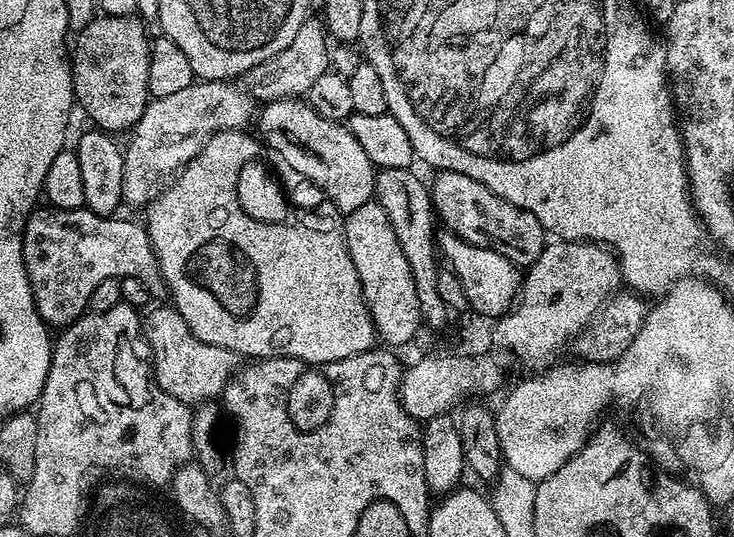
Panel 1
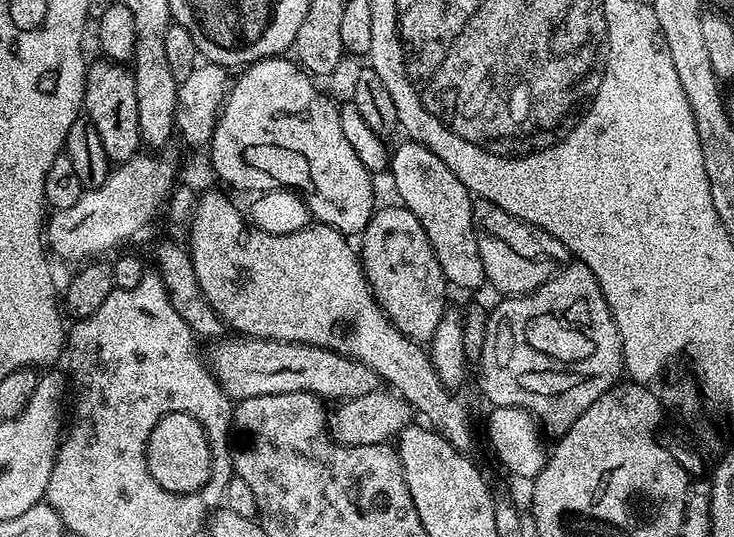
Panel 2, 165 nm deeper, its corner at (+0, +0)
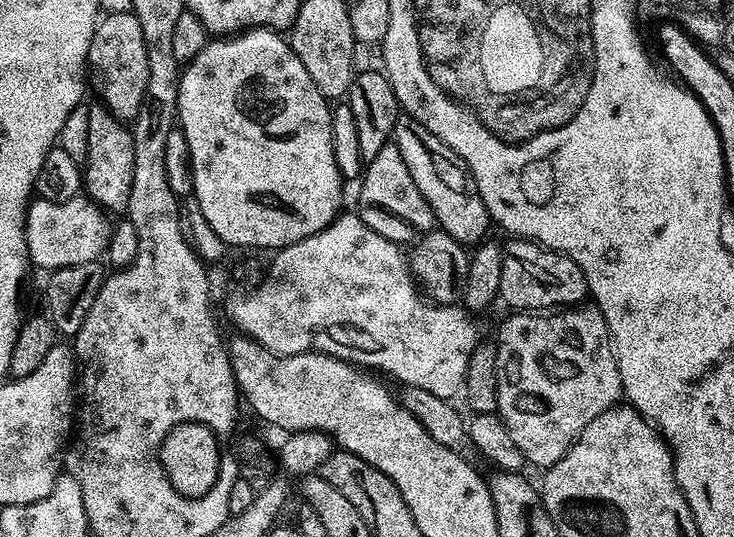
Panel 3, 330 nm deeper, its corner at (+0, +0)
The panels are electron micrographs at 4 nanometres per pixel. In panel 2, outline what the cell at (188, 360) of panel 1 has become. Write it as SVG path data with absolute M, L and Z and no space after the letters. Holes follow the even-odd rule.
M220 338L213 343L216 345L206 352L206 363L208 371L220 384L220 389L233 402L258 398L262 394L295 392L309 392L325 402L343 402L370 394L378 388L378 377L374 370L341 352L333 352L331 348L281 340L228 339Z

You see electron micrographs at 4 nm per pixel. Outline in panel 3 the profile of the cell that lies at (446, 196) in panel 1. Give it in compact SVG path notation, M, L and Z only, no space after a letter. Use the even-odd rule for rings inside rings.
M512 238L503 245L504 257L502 258L502 282L500 283L501 301L512 307L512 310L556 310L561 306L576 306L581 303L583 296L589 295L588 283L582 274L582 270L568 256L563 256L560 252L551 252L538 244L533 244L531 240Z

